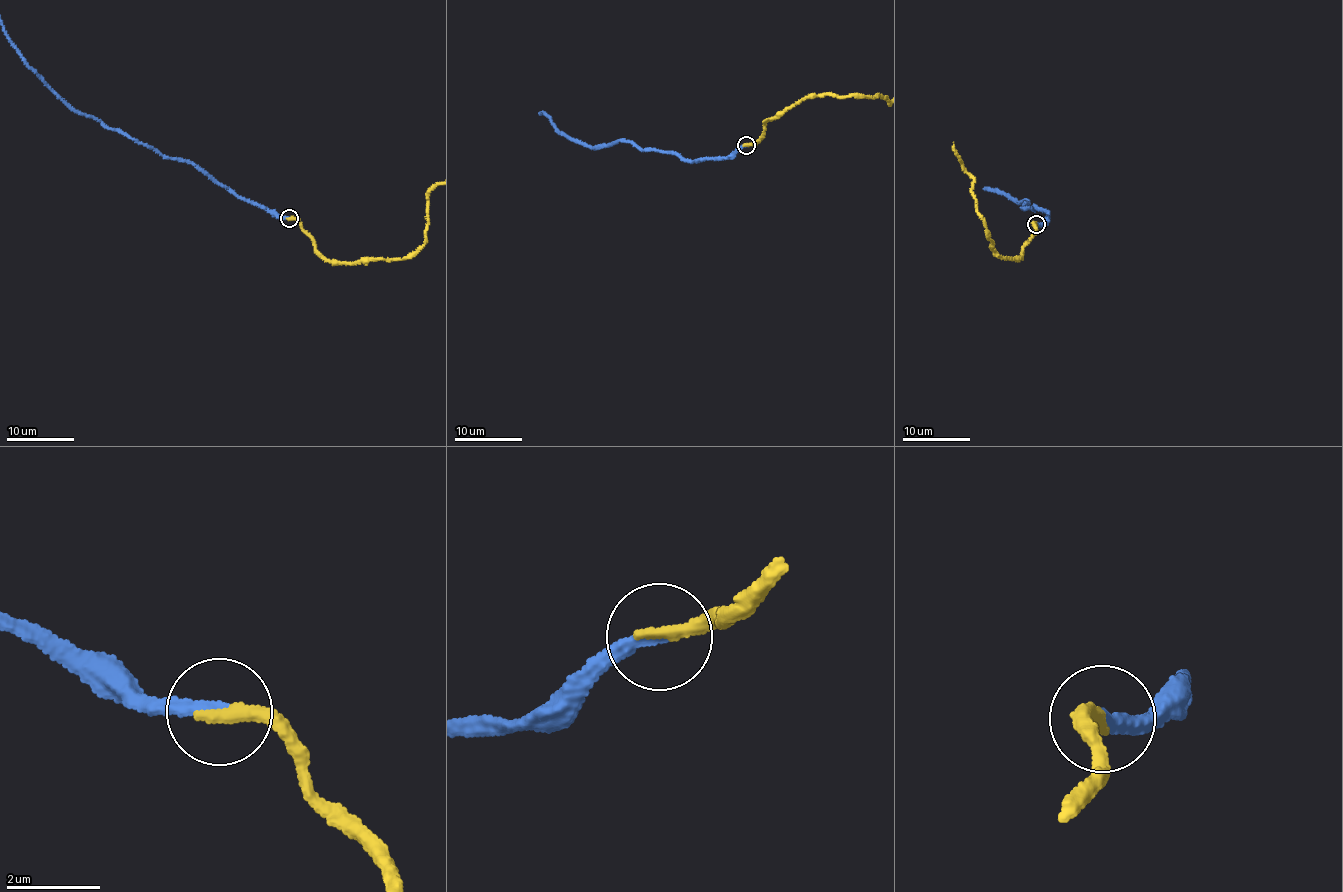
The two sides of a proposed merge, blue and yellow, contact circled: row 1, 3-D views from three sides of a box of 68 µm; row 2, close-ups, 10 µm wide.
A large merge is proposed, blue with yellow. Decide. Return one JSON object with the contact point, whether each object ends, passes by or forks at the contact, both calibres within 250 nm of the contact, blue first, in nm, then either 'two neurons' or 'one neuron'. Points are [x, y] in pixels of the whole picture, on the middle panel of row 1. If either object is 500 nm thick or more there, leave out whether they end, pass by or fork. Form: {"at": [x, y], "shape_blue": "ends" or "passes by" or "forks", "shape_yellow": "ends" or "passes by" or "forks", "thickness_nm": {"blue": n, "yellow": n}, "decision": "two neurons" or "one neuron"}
{"at": [746, 145], "shape_blue": "ends", "shape_yellow": "ends", "thickness_nm": {"blue": 240, "yellow": 320}, "decision": "one neuron"}

